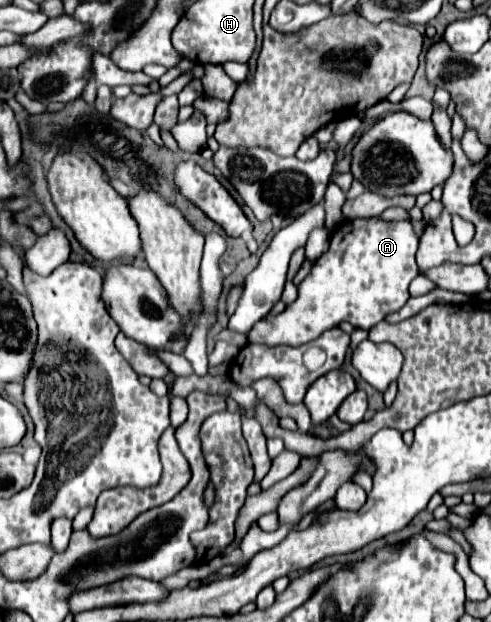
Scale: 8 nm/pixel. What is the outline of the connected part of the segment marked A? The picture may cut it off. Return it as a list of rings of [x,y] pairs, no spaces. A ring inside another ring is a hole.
[[[356,218],[348,220],[346,224],[340,224],[336,234],[342,234],[342,242],[332,242],[328,252],[322,254],[308,276],[298,286],[298,298],[286,306],[286,310],[278,316],[266,316],[254,328],[248,332],[248,342],[278,346],[300,346],[314,338],[318,338],[322,332],[336,328],[340,322],[350,322],[354,328],[370,330],[374,324],[384,320],[386,314],[396,312],[406,304],[410,298],[408,284],[412,278],[418,276],[416,266],[416,250],[418,250],[418,238],[412,230],[410,222],[386,222],[382,218]]]

